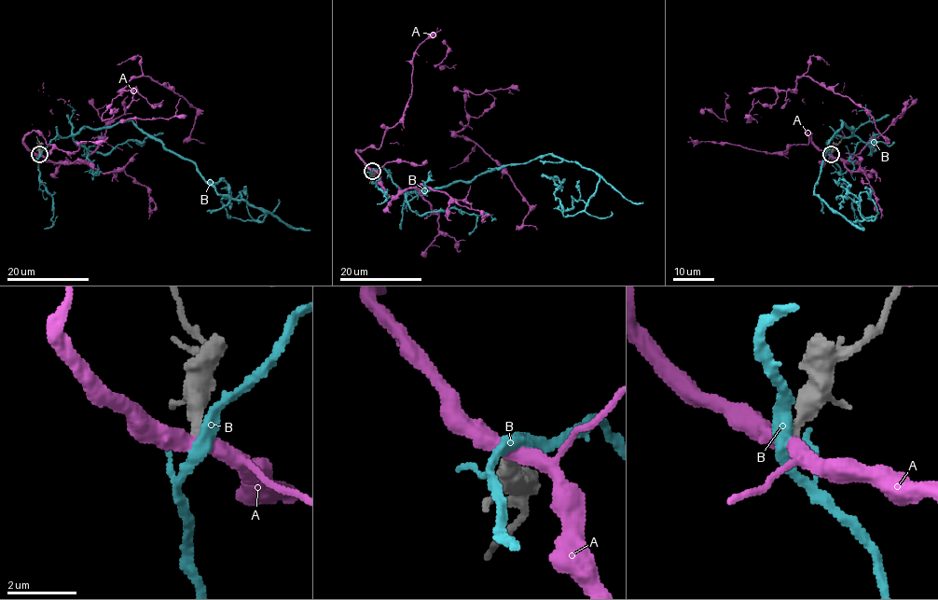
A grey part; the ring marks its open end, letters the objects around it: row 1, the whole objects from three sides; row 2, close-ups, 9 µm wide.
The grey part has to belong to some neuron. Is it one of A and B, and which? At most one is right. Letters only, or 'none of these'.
none of these

